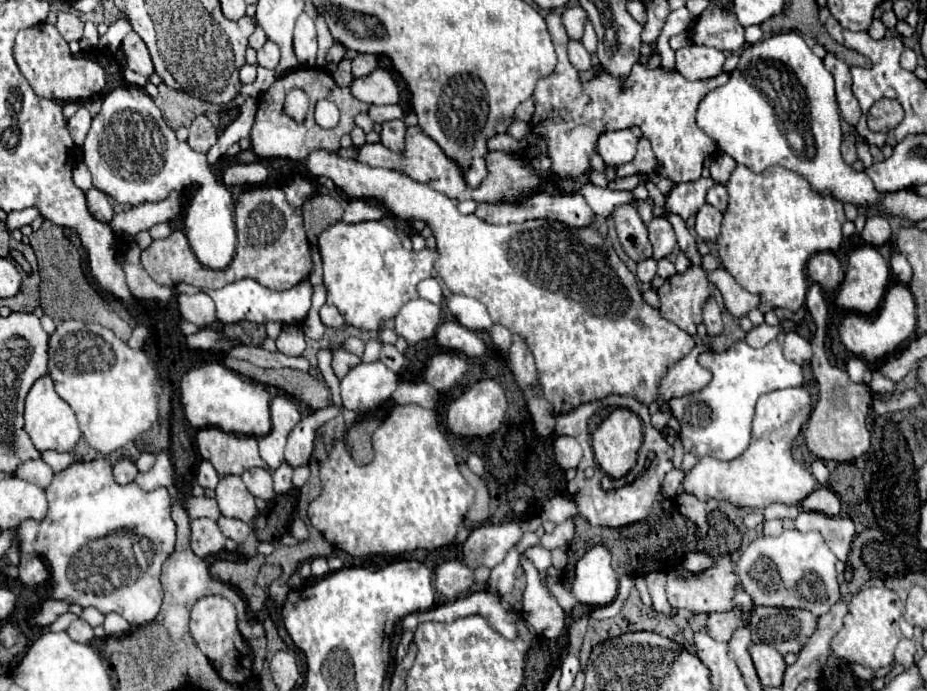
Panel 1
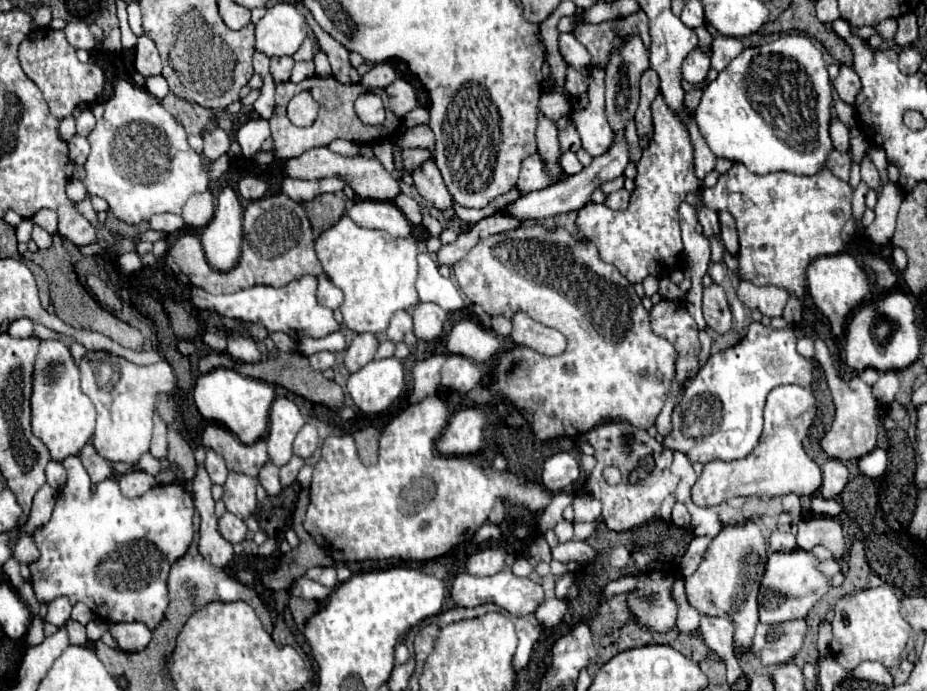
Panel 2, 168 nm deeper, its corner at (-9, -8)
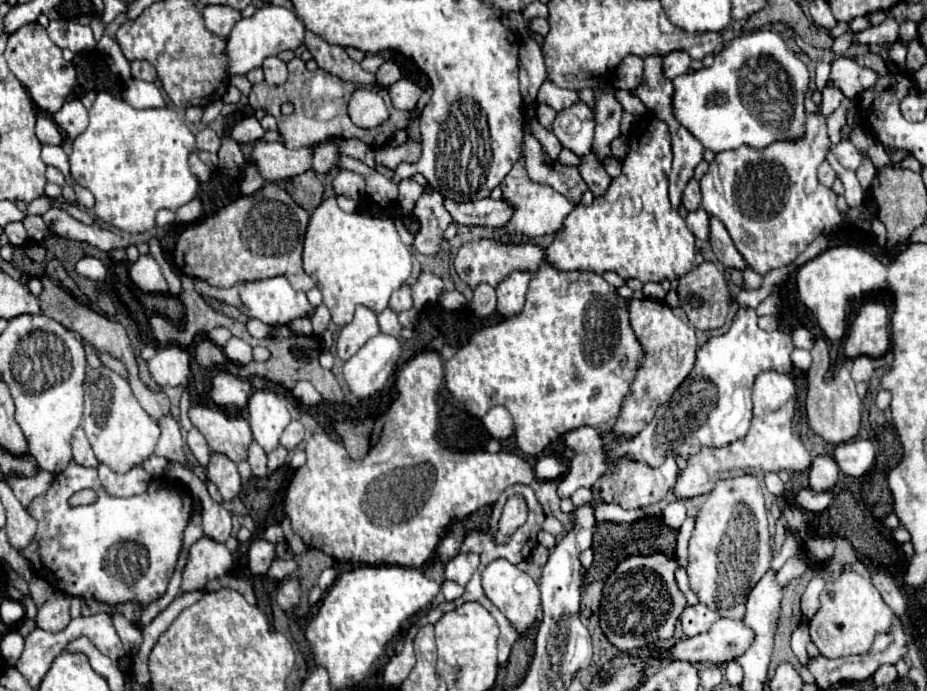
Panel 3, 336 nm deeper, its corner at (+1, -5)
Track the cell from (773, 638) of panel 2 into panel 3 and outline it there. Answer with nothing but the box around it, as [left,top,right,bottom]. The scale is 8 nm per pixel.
[670,618,756,664]

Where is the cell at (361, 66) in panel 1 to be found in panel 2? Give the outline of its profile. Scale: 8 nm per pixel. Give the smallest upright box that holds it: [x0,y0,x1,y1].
[362,63,396,89]

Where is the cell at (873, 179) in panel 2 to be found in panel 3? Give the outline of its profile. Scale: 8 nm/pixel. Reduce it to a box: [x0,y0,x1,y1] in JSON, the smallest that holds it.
[830,140,866,172]

